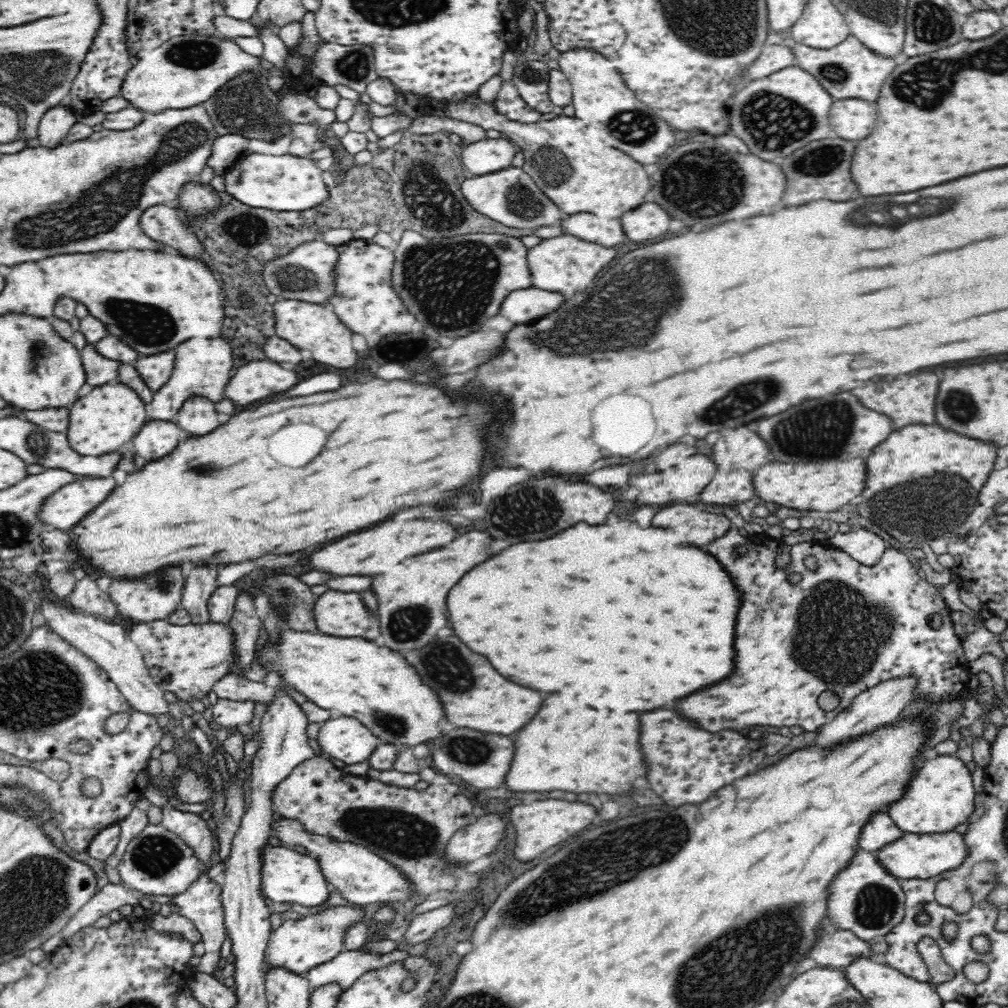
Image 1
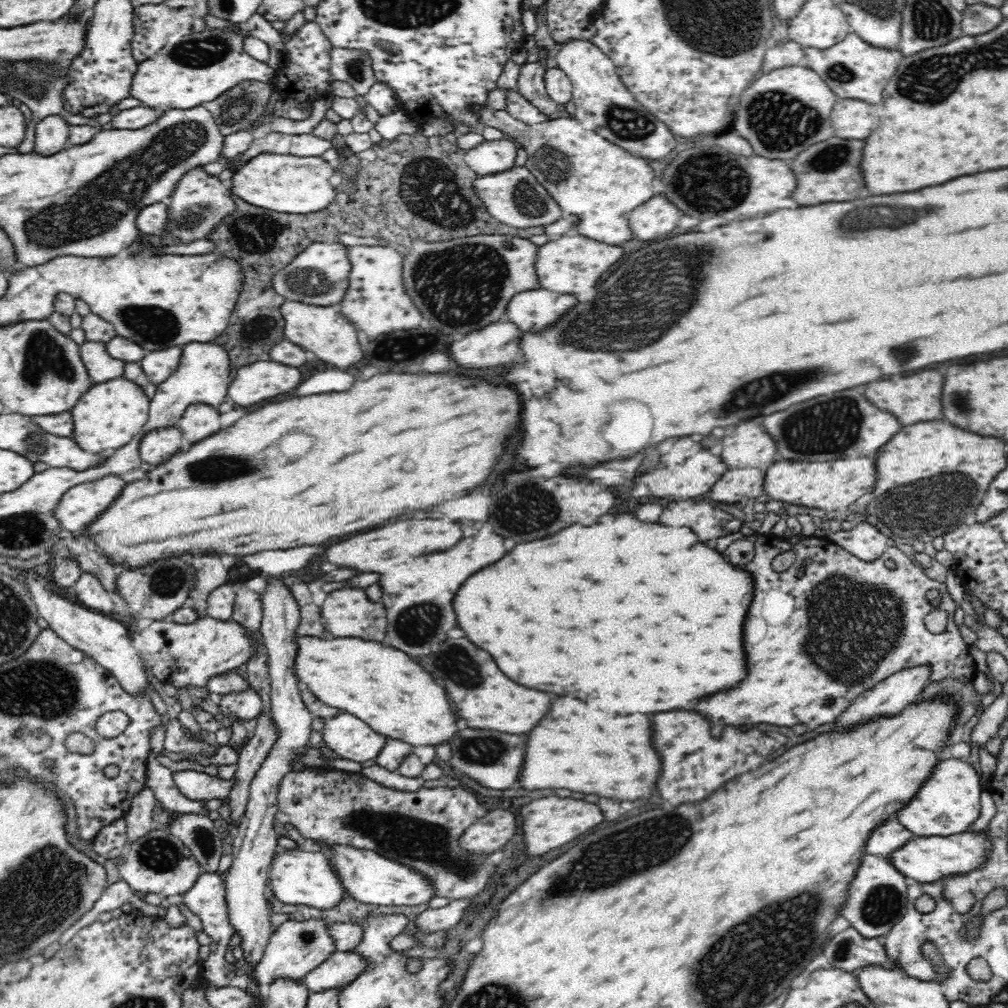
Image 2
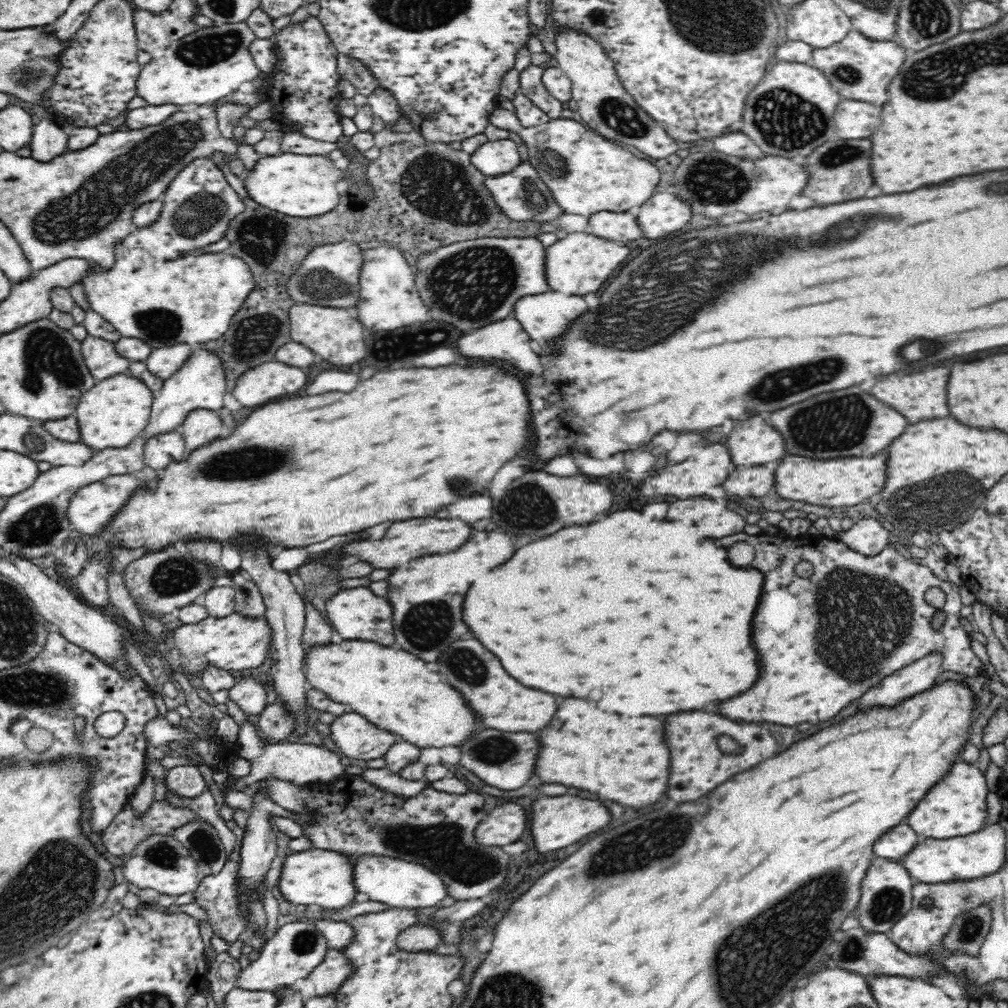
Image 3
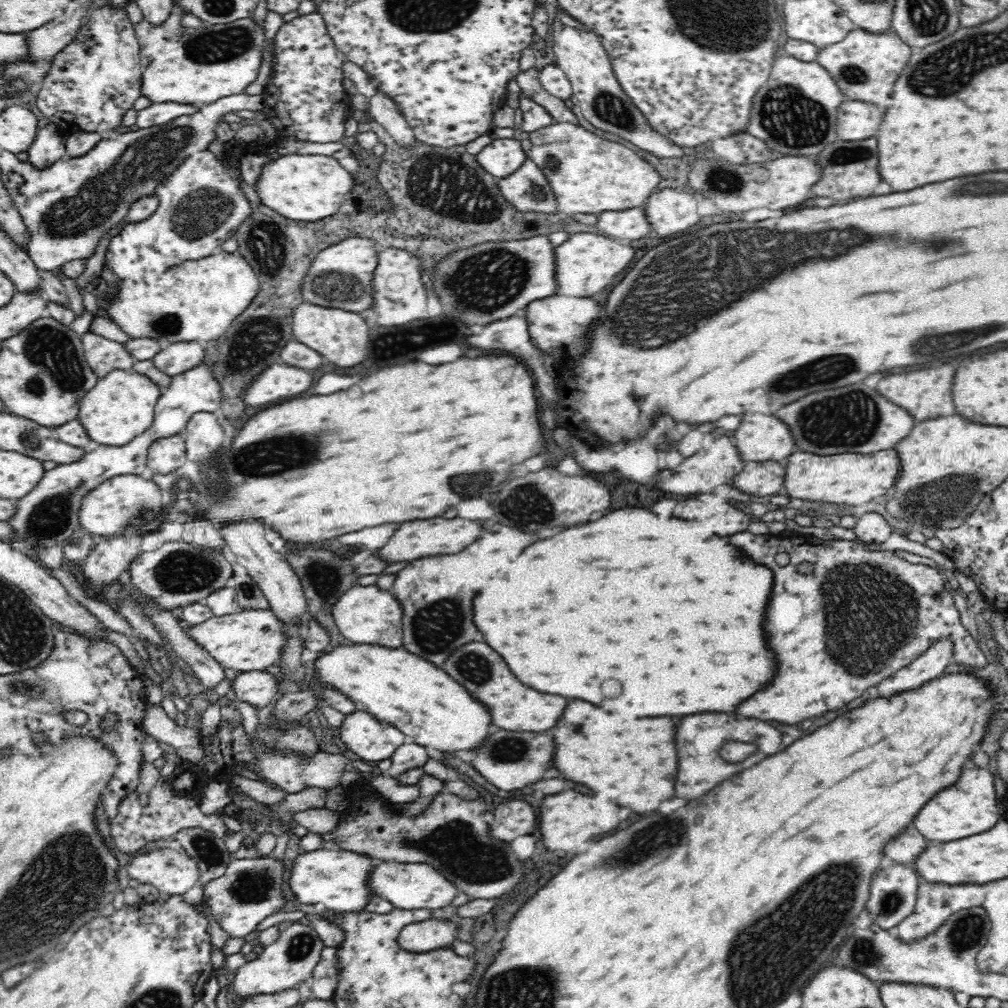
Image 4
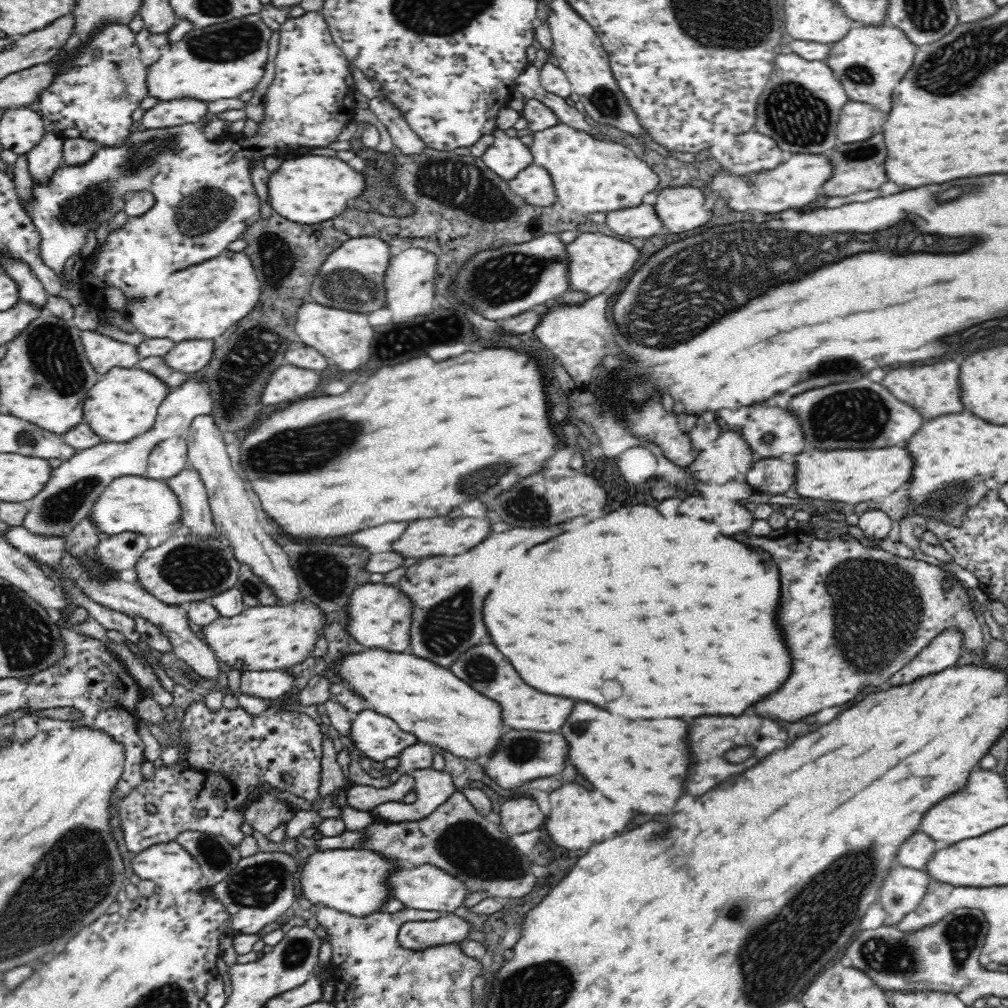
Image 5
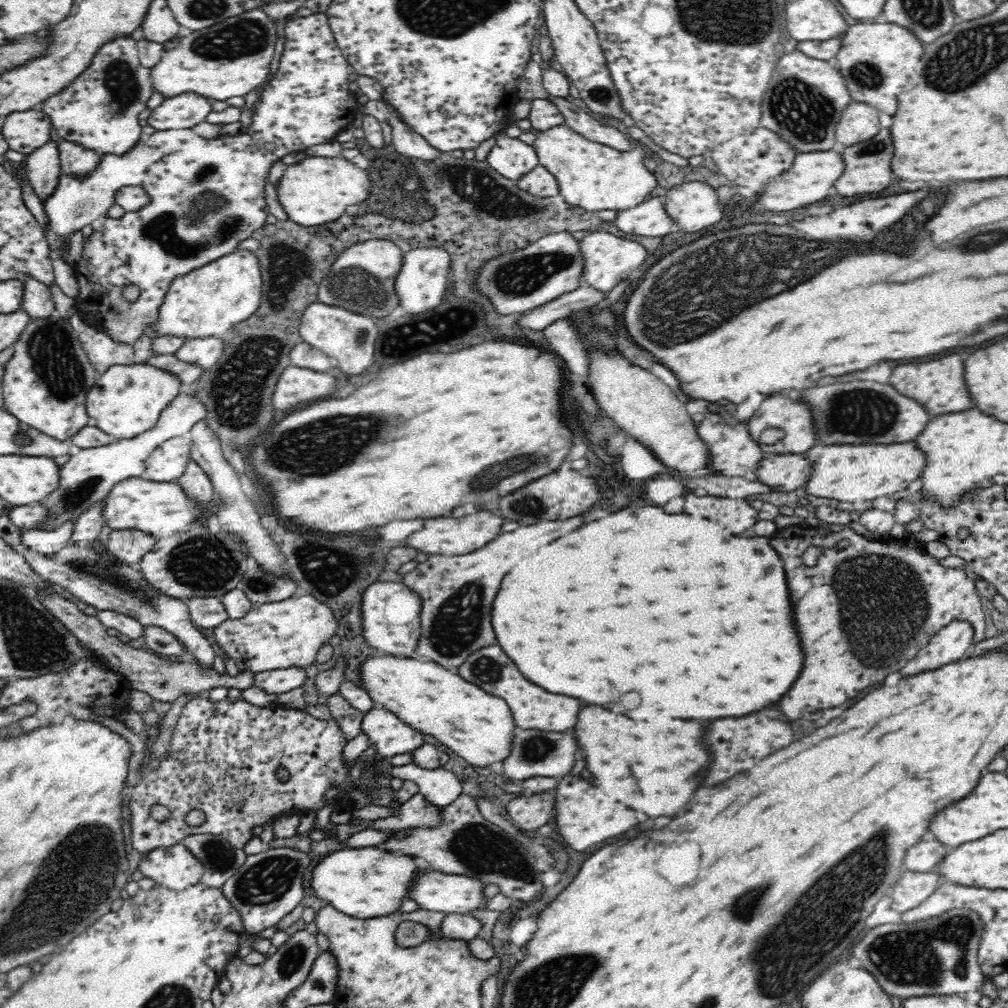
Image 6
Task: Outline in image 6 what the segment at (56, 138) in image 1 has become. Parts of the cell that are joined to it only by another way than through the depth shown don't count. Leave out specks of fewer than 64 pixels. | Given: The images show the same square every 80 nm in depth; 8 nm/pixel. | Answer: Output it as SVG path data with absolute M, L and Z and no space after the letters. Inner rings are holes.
M49 139L44 146L36 148L24 158L27 181L41 200L48 198L58 184L58 176L62 172L59 156L57 142Z

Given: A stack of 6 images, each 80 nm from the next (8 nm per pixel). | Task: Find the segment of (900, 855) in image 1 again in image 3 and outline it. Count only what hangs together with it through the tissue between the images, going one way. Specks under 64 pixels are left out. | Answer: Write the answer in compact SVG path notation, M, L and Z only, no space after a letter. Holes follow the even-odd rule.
M994 823L972 834L945 839L926 838L912 846L900 858L900 865L917 883L934 885L940 882L965 881L987 876L1006 862L1004 859L1004 829Z

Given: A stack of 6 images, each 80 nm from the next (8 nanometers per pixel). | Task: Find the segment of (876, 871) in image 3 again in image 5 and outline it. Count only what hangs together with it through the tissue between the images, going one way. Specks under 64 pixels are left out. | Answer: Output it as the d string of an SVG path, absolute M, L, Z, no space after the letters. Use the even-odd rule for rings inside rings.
M902 865L894 866L886 875L875 902L887 914L882 925L896 926L920 904L932 879L922 870Z

